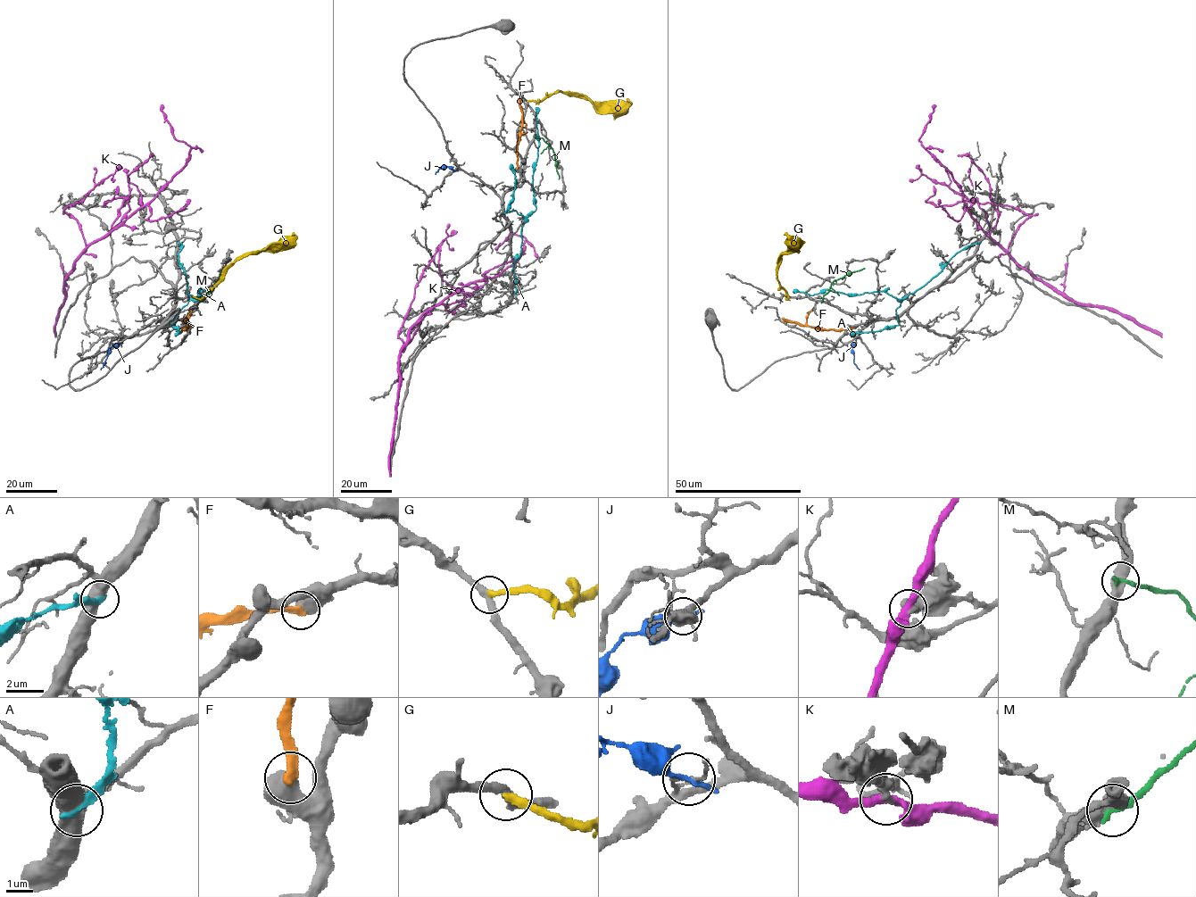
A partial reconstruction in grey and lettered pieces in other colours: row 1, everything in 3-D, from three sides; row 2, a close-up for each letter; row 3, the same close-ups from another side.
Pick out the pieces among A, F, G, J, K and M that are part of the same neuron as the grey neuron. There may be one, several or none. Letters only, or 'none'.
none

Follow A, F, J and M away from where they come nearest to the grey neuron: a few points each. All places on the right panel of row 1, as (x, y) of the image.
A: (980, 243), (958, 252), (937, 275), (902, 299), (884, 291), (847, 294), (826, 289), (811, 294), (793, 291)
F: (853, 328), (816, 329), (782, 318)
J: (855, 344), (851, 346), (851, 352), (859, 369)
M: (822, 302), (834, 280), (865, 268)

